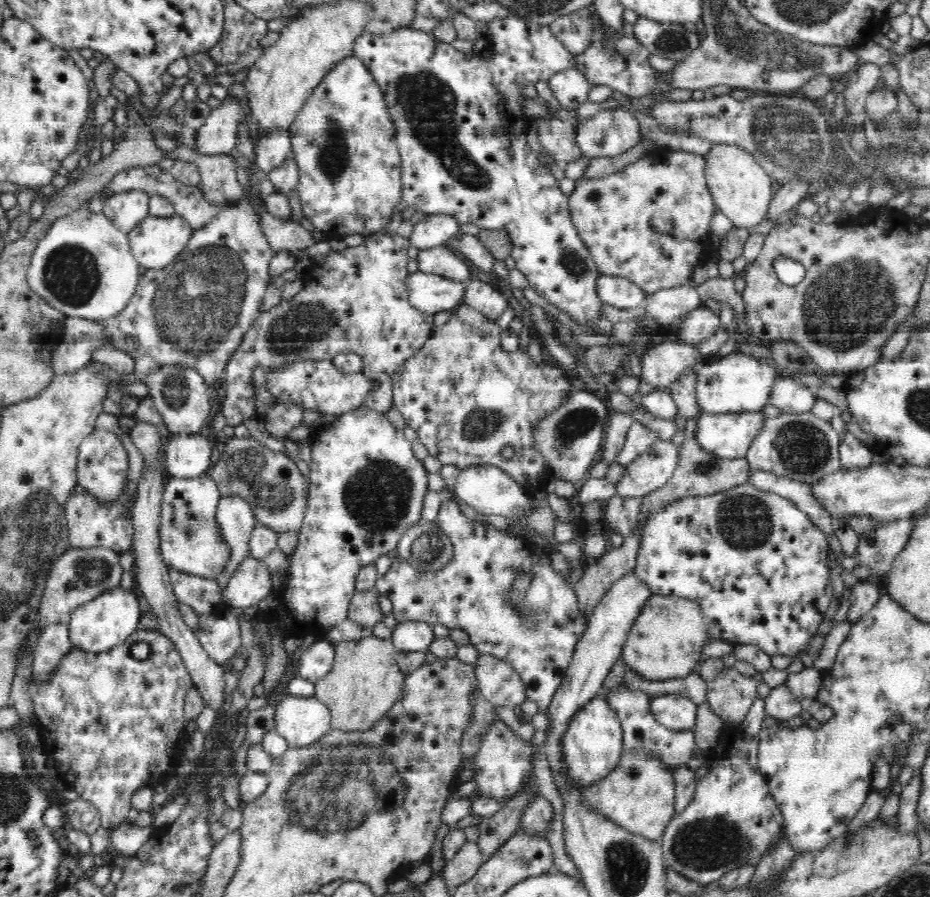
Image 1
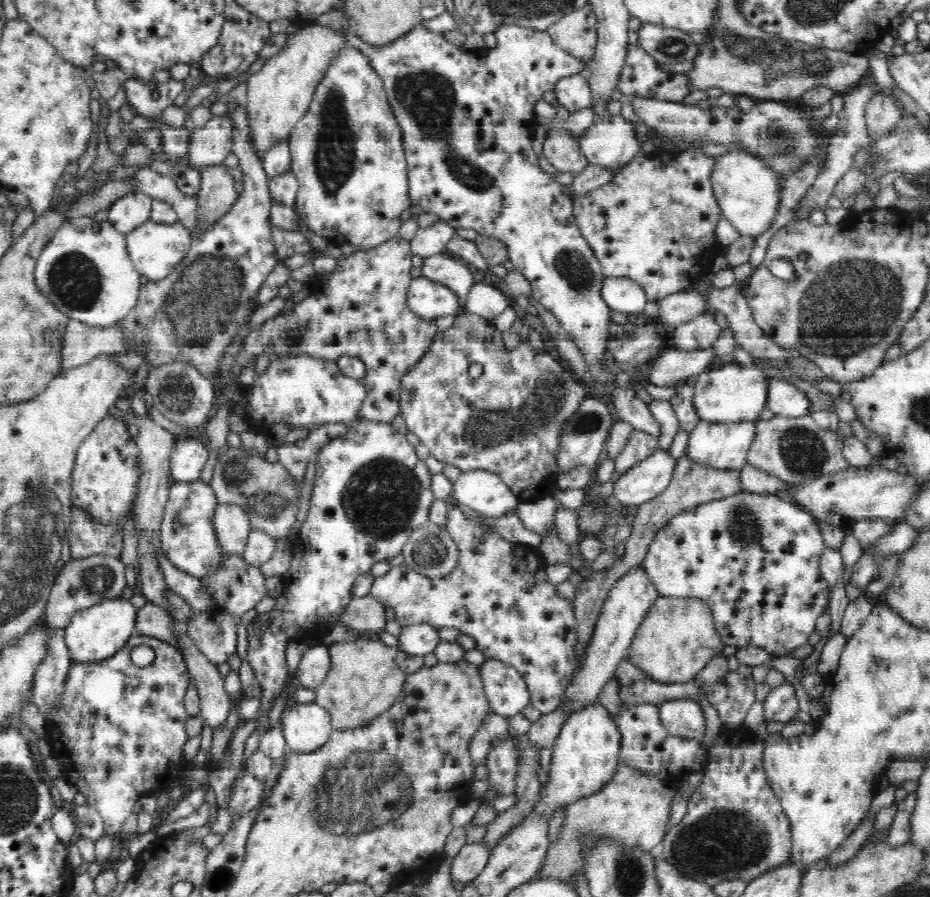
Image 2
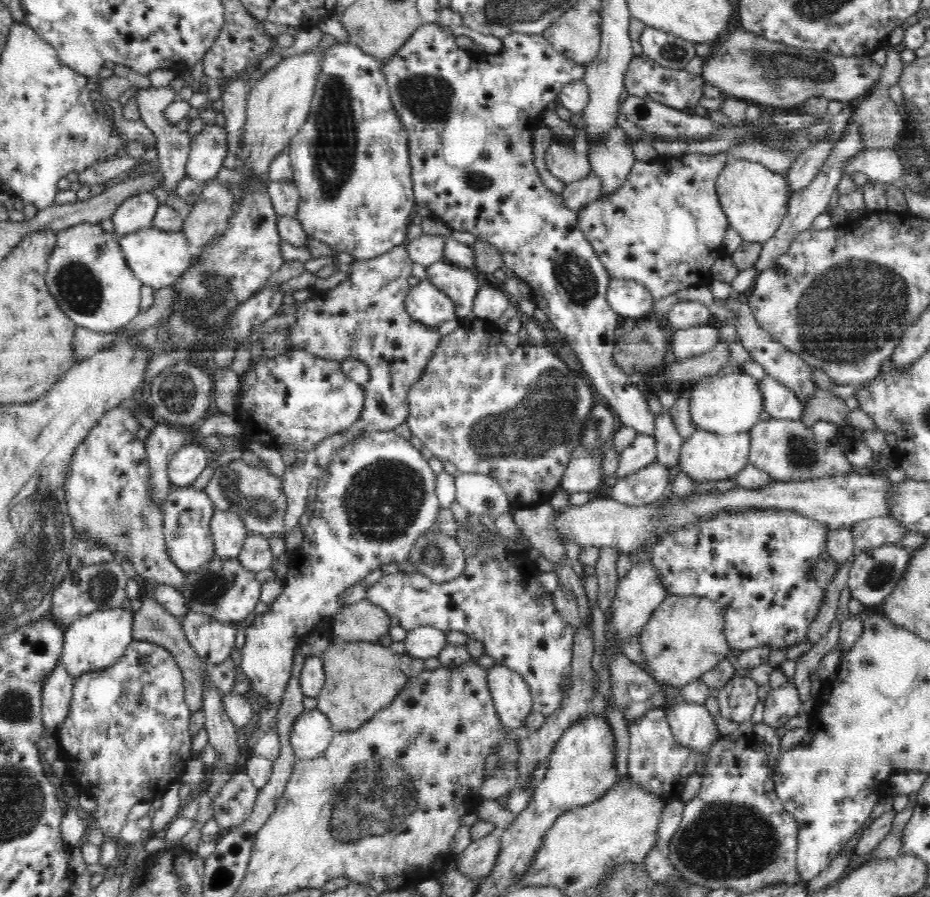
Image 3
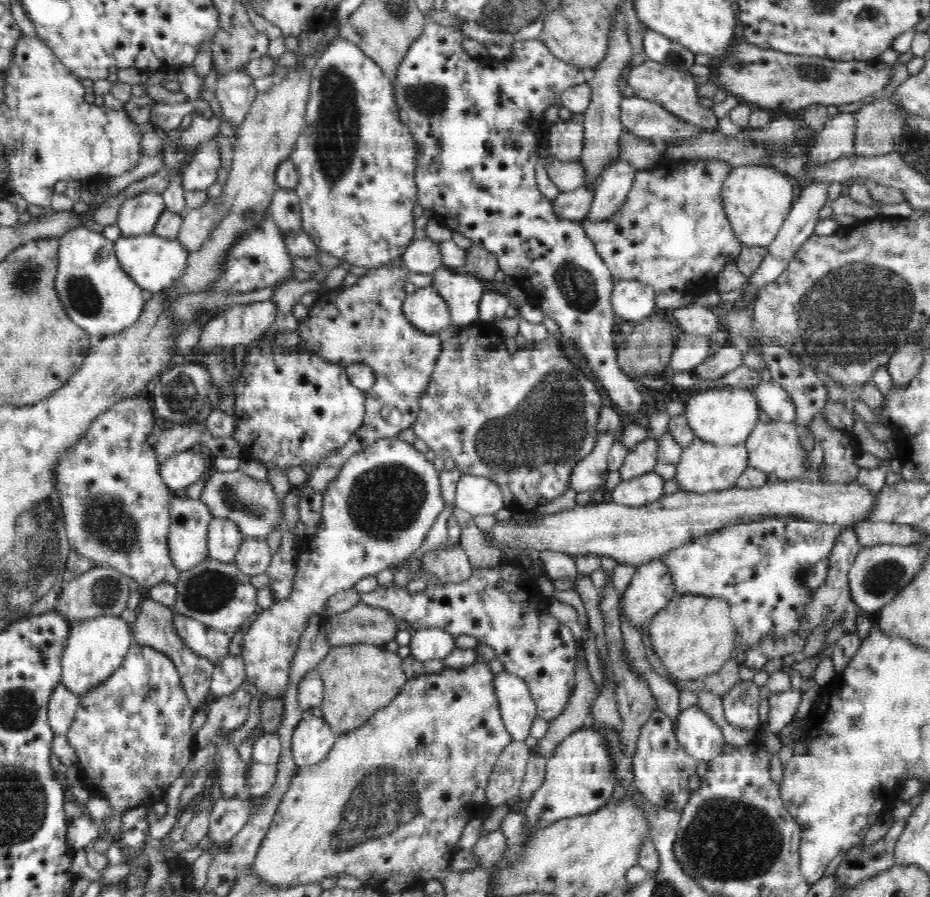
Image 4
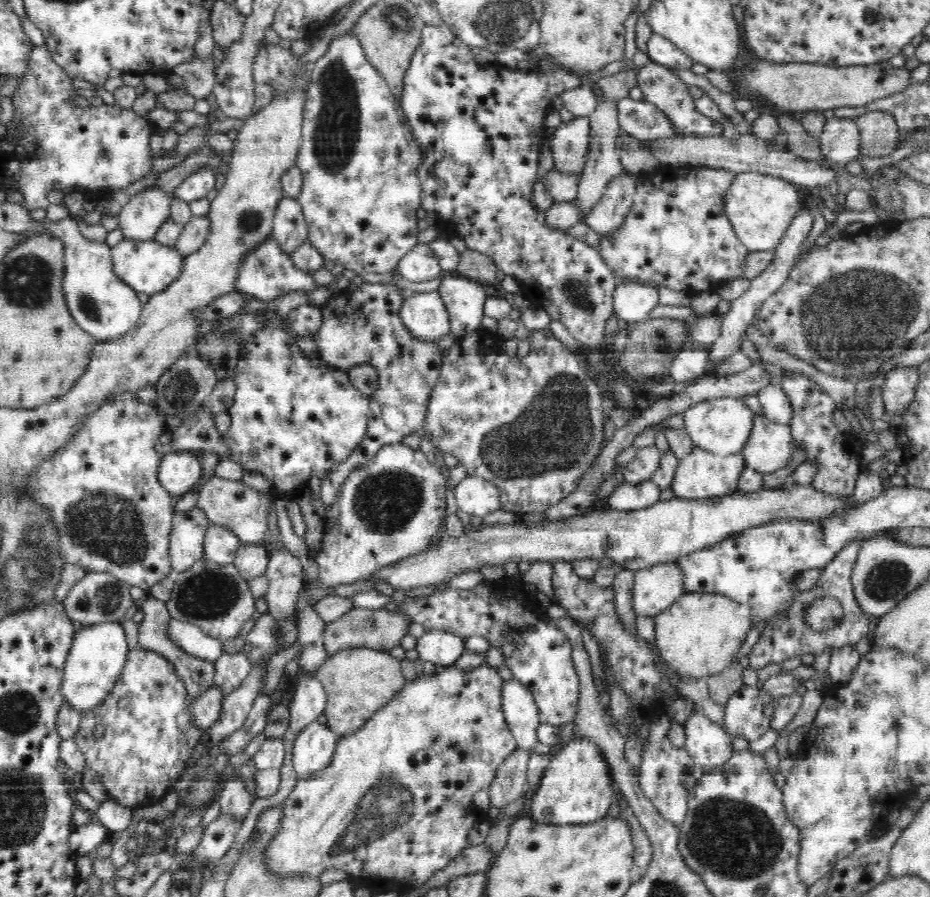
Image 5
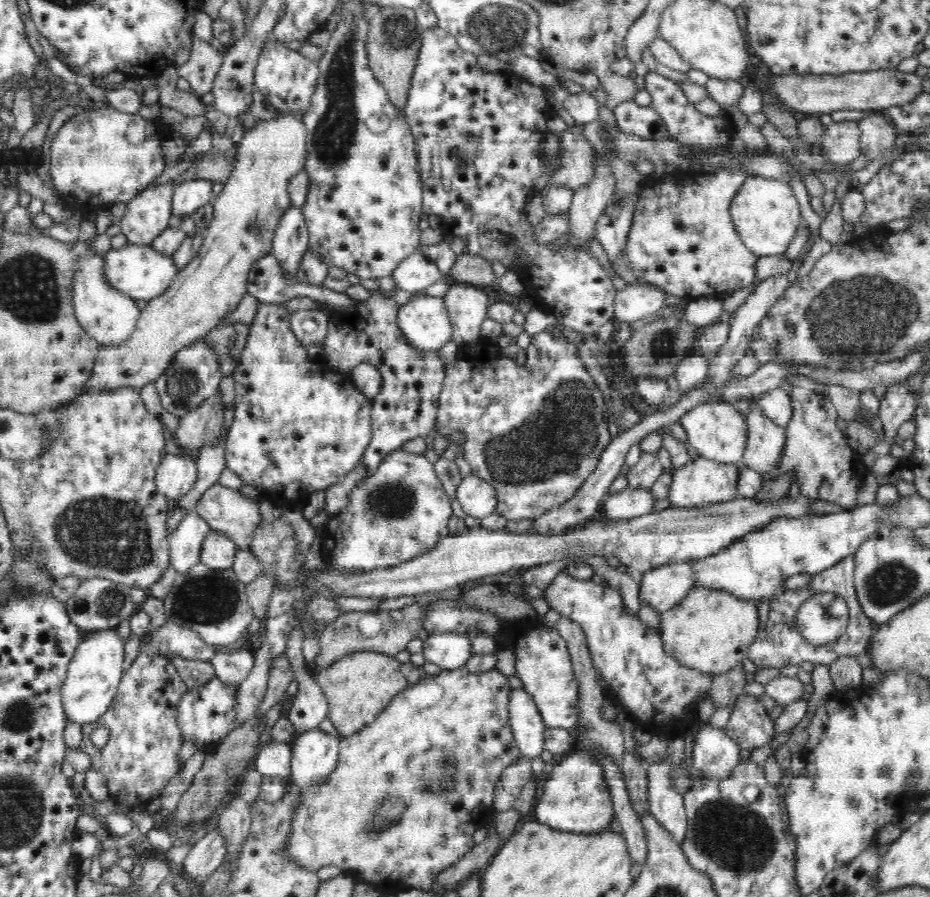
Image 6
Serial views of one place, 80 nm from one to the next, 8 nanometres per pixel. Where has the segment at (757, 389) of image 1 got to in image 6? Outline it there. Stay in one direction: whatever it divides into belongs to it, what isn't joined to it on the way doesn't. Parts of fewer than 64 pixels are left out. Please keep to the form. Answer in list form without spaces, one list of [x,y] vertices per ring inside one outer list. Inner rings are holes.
[[[707,402],[688,410],[679,423],[698,456],[719,465],[740,465],[746,448],[746,424],[743,416],[726,403]]]

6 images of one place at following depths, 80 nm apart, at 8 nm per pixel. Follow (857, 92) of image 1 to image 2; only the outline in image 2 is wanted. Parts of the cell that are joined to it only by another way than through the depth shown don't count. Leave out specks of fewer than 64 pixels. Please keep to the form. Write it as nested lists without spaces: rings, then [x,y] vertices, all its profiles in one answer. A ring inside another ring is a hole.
[[[873,74],[866,77],[856,89],[850,89],[849,93],[843,94],[843,108],[839,112],[839,123],[837,129],[834,131],[832,137],[826,142],[826,152],[823,158],[823,166],[820,172],[817,174],[815,182],[812,184],[812,188],[806,192],[806,196],[798,202],[798,206],[794,206],[797,210],[792,221],[798,219],[807,219],[810,212],[814,210],[823,210],[828,207],[826,201],[832,194],[834,186],[838,179],[854,166],[854,156],[859,149],[870,148],[871,138],[868,134],[865,119],[865,108],[868,104],[868,100],[879,91],[879,87],[876,84],[876,79]]]

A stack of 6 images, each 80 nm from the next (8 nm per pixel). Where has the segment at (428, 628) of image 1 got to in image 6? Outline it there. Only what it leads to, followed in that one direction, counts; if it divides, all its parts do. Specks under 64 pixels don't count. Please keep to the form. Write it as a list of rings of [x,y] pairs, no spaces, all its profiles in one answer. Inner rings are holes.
[[[454,631],[430,634],[424,641],[423,653],[427,660],[444,671],[461,669],[476,655],[473,651],[472,635],[469,632]]]

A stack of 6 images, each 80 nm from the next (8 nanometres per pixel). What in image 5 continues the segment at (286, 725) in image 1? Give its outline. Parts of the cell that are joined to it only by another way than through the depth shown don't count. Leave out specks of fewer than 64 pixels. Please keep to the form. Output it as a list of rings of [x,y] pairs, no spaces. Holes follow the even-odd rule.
[[[316,722],[302,729],[294,741],[292,762],[298,781],[318,777],[328,769],[341,735]]]

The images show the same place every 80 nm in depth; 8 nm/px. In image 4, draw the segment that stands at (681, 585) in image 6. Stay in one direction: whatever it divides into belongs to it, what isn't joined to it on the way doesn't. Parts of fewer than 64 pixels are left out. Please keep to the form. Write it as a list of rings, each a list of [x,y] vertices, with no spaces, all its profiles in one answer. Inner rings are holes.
[[[654,561],[638,568],[628,590],[623,607],[634,627],[640,629],[678,595],[673,574],[665,562]]]

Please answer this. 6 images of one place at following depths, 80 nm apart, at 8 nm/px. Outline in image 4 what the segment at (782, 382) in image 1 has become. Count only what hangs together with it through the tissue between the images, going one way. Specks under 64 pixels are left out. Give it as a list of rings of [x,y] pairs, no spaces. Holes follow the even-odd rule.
[[[762,382],[753,391],[759,407],[772,419],[772,423],[793,423],[796,417],[795,407],[786,391],[778,384]]]

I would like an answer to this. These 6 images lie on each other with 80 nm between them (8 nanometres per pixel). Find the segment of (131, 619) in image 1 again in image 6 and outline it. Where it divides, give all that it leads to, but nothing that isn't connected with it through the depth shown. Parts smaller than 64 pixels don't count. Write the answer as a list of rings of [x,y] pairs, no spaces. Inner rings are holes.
[[[115,629],[96,631],[83,636],[77,653],[69,664],[67,677],[61,688],[62,708],[67,723],[96,727],[111,709],[124,674],[124,644]]]

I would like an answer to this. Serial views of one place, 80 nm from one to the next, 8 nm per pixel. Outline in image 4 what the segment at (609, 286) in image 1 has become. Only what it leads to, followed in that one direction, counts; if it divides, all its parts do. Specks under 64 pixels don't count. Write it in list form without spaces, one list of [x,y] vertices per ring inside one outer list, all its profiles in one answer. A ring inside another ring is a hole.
[[[640,281],[615,283],[612,293],[613,311],[624,321],[638,322],[657,313],[655,288]]]

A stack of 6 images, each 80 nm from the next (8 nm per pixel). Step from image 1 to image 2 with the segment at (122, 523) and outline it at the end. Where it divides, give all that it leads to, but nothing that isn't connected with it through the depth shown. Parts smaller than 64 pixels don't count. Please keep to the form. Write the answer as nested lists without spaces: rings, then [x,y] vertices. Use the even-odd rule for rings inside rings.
[[[71,507],[71,519],[73,520],[70,525],[69,545],[71,548],[71,557],[74,560],[79,558],[86,558],[92,555],[102,555],[106,557],[120,557],[122,554],[122,531],[120,529],[108,528],[108,525],[94,524],[86,513],[79,512],[78,509]]]

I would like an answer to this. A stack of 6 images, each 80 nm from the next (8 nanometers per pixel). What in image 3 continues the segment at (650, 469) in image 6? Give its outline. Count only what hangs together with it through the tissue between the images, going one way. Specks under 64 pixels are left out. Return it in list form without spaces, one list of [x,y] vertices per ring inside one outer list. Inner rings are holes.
[[[638,433],[636,438],[633,438],[632,444],[619,455],[618,470],[615,475],[618,478],[630,477],[652,464],[653,460],[657,460],[656,439],[654,435]]]

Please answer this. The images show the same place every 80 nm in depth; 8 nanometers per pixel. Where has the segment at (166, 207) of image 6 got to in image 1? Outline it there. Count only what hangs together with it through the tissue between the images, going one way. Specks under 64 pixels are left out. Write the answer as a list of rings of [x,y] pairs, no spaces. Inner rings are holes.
[[[129,190],[110,194],[103,198],[103,213],[114,226],[129,233],[140,221],[149,216],[149,194],[141,190]]]

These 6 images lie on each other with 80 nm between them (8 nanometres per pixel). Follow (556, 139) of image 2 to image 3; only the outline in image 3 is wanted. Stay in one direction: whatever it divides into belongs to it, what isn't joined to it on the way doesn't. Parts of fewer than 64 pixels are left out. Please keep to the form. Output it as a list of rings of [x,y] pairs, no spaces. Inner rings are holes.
[[[554,140],[545,153],[545,162],[548,170],[565,185],[583,179],[592,172],[586,156],[578,154],[574,149],[558,145]]]

